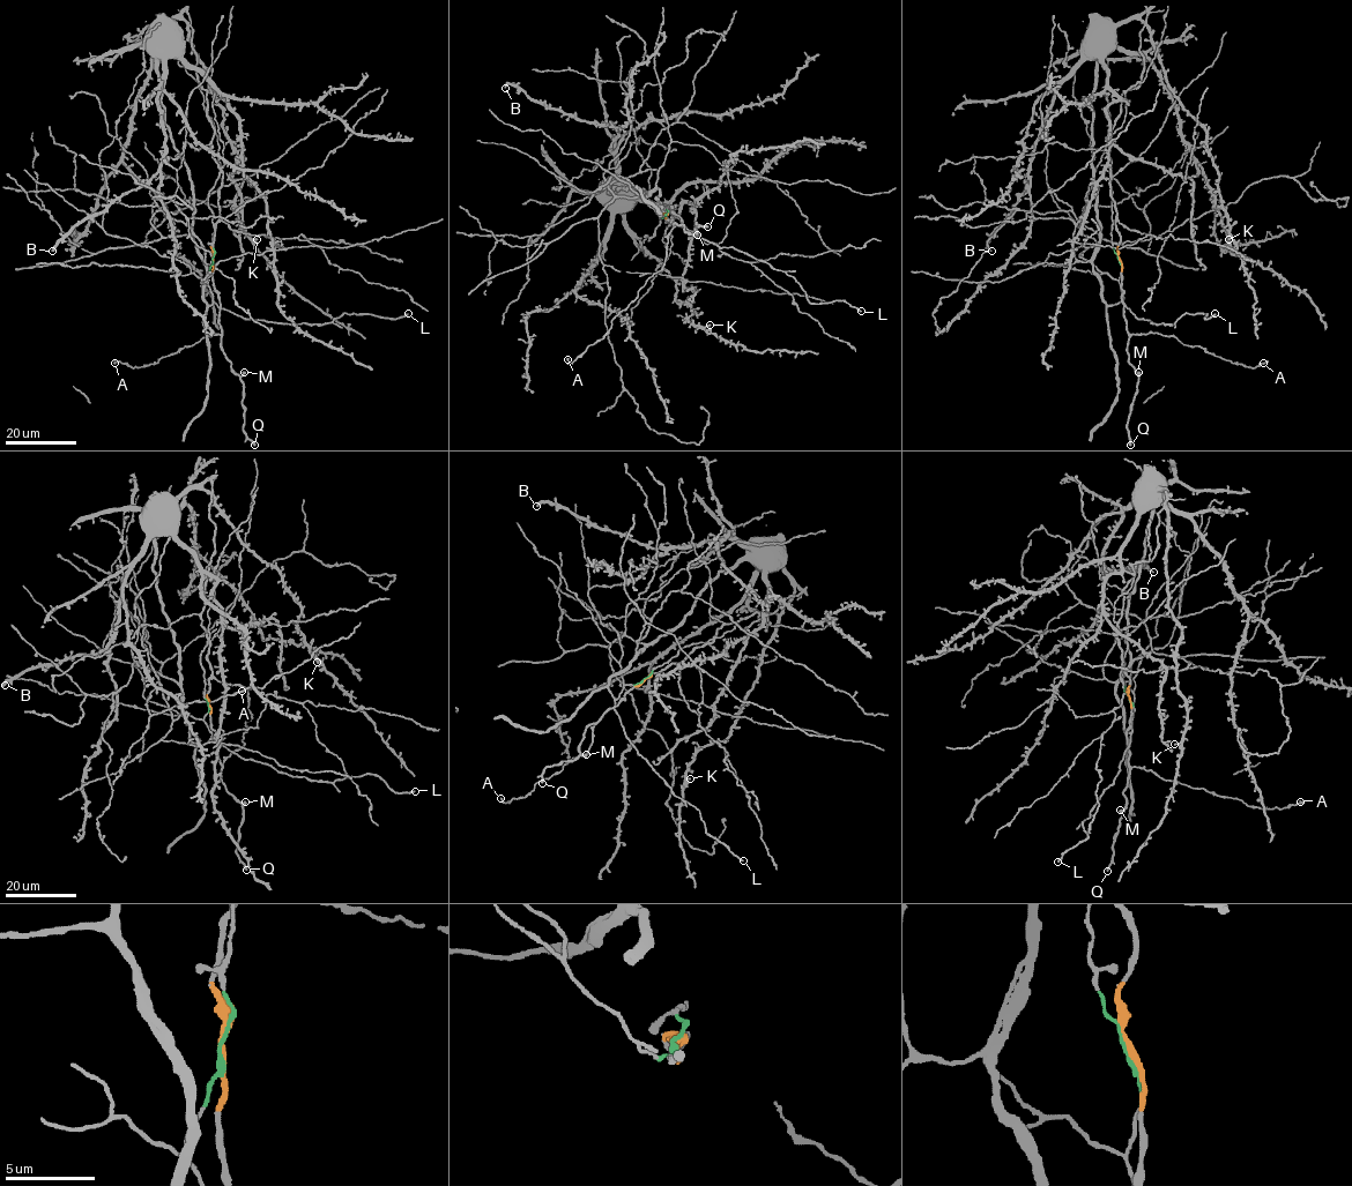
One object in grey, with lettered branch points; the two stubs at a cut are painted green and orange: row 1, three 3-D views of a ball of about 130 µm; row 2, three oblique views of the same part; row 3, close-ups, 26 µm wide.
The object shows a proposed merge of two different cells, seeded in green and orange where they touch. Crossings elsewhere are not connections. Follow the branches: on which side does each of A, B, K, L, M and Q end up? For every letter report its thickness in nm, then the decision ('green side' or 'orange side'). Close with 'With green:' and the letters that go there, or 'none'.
A: calibre 280 nm; orange side
B: calibre 280 nm; green side
K: calibre 340 nm; green side
L: calibre 280 nm; green side
M: calibre 500 nm; orange side
Q: calibre 420 nm; orange side
With green: B, K, L

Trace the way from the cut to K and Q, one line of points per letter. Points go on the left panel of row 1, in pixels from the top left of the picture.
K: (213, 259), (208, 305), (190, 169), (162, 102), (175, 19), (222, 110), (243, 170), (238, 224), (257, 239)
Q: (213, 259), (221, 350), (244, 387), (243, 431), (255, 445)

